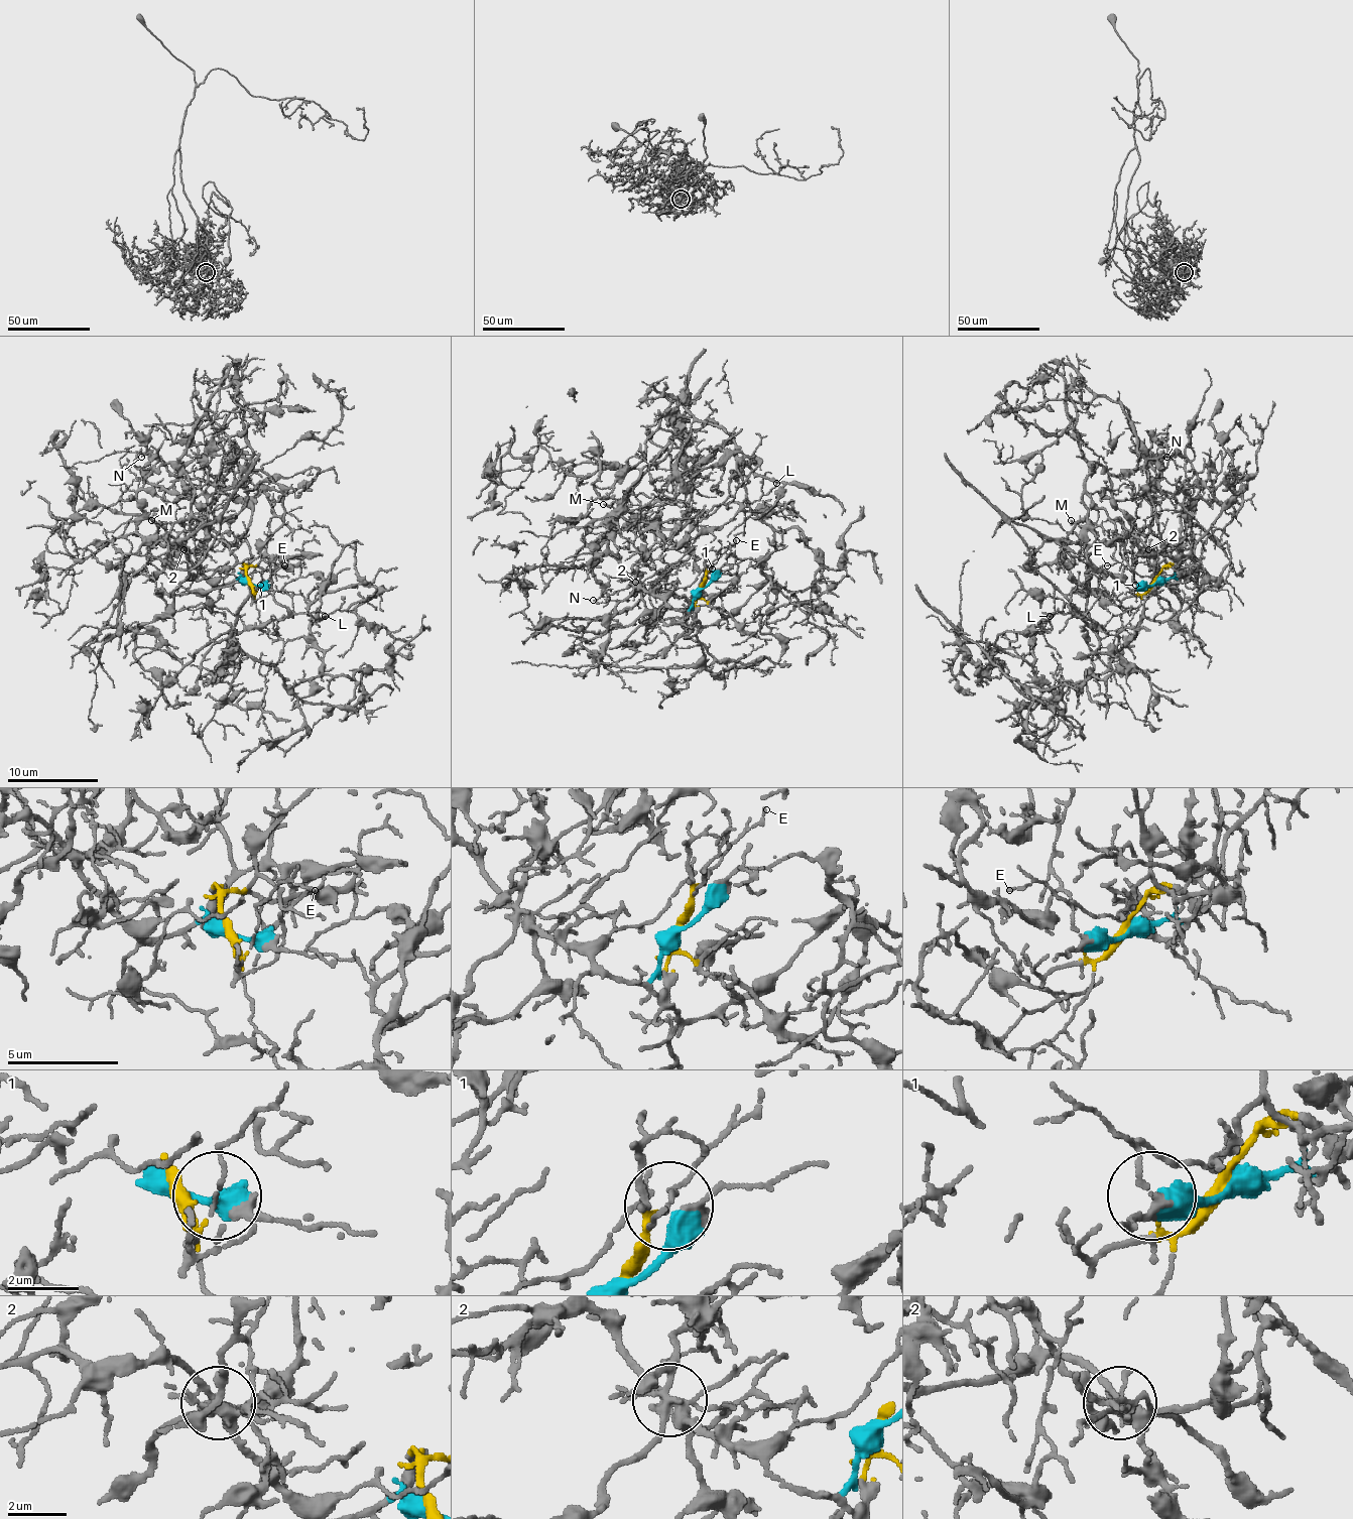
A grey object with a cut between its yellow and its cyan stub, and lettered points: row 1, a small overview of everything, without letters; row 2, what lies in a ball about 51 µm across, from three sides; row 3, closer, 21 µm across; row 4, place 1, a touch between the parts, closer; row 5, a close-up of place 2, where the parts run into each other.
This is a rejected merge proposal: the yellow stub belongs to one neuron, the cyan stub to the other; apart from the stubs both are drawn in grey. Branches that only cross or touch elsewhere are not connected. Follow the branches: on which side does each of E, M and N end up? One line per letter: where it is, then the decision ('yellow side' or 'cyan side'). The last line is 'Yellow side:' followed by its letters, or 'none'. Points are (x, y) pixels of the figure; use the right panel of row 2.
E: at (1107, 565); yellow side
M: at (1071, 520); yellow side
N: at (1166, 457); yellow side
Yellow side: E, M, N

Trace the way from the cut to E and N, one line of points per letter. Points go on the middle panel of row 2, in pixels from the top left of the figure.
E: (700, 590), (712, 566), (736, 539)
N: (700, 590), (736, 590), (687, 550), (694, 487), (680, 474), (672, 498), (598, 550), (594, 601)

